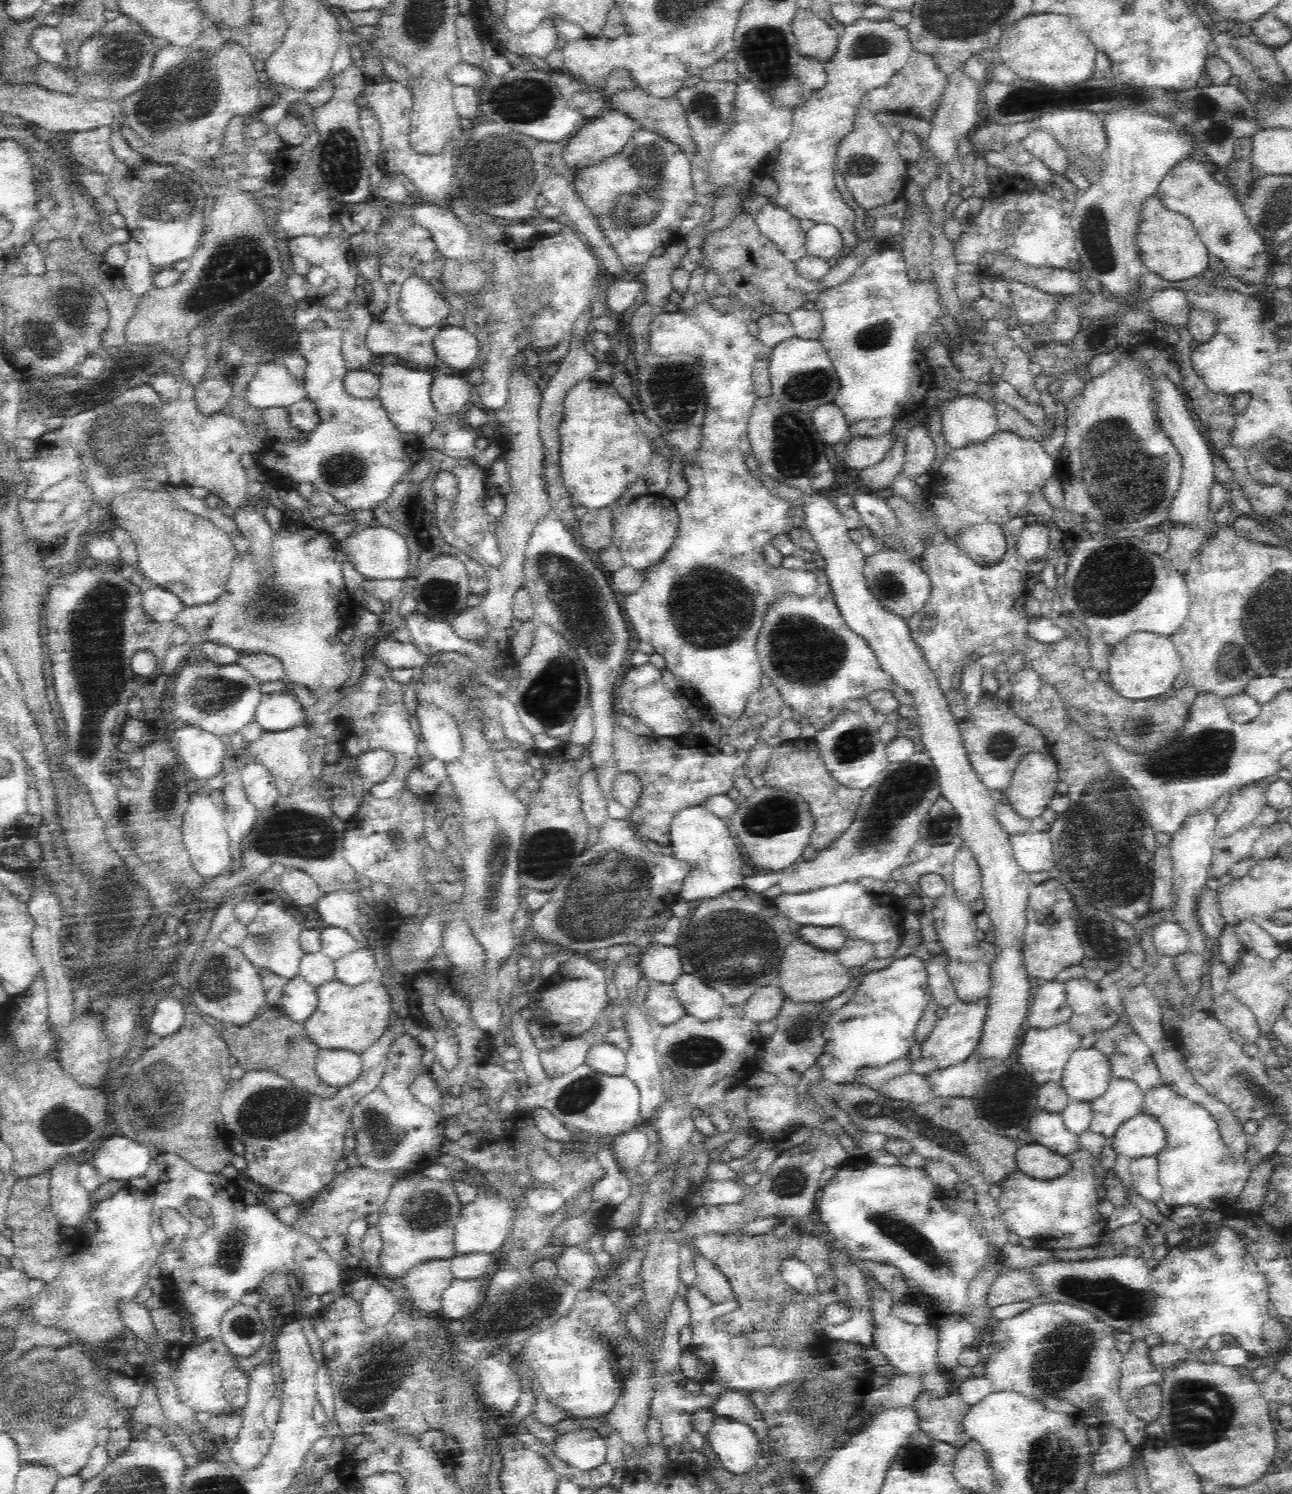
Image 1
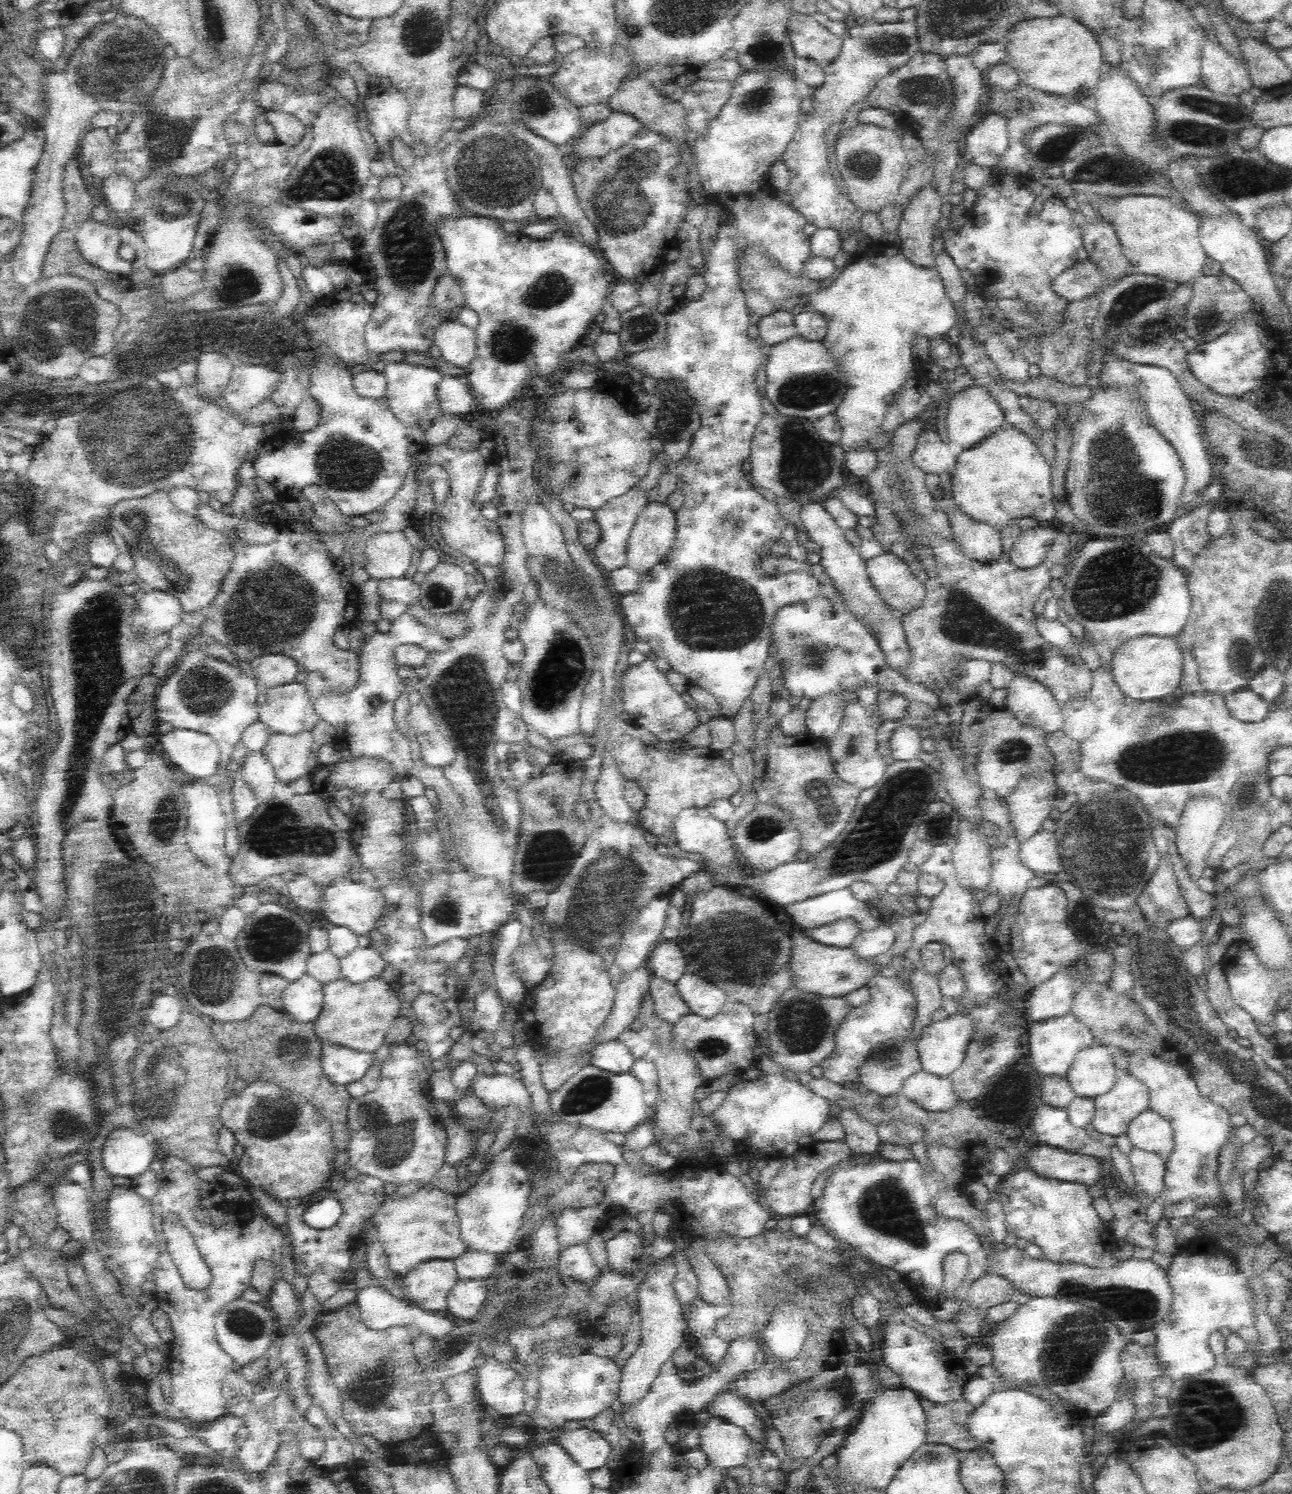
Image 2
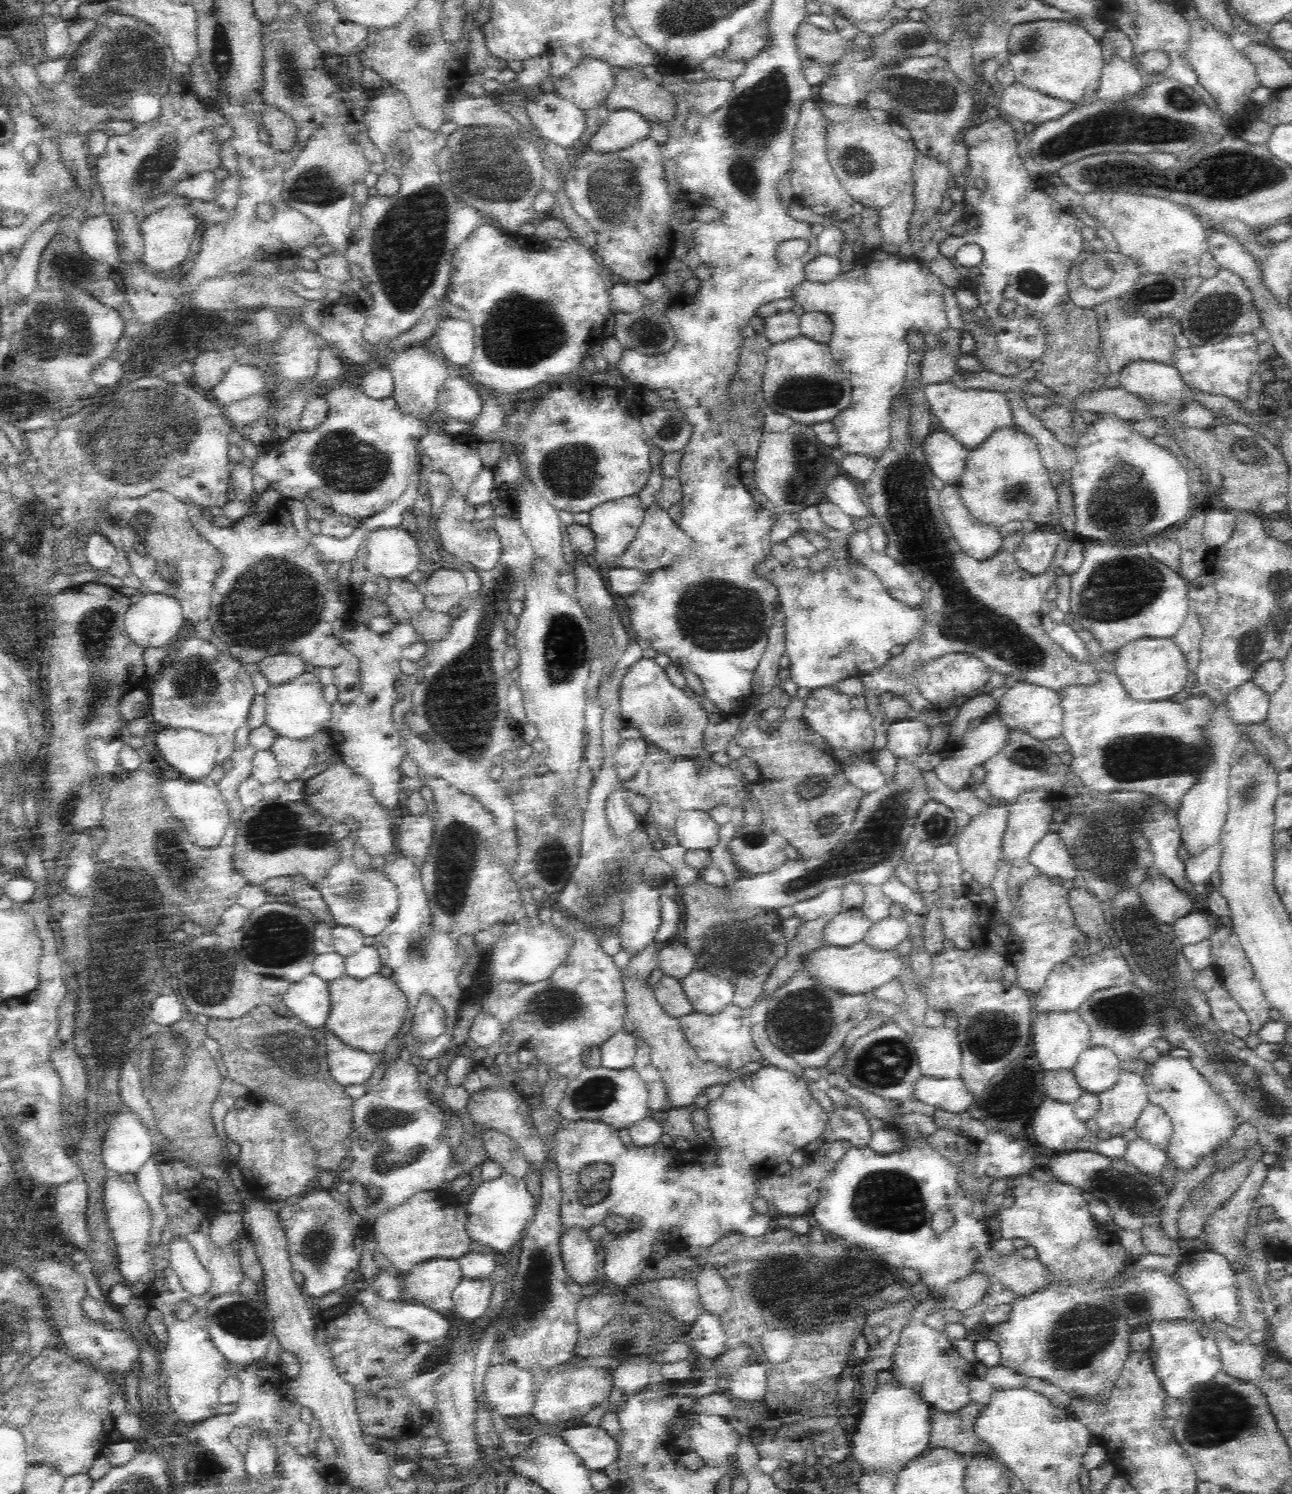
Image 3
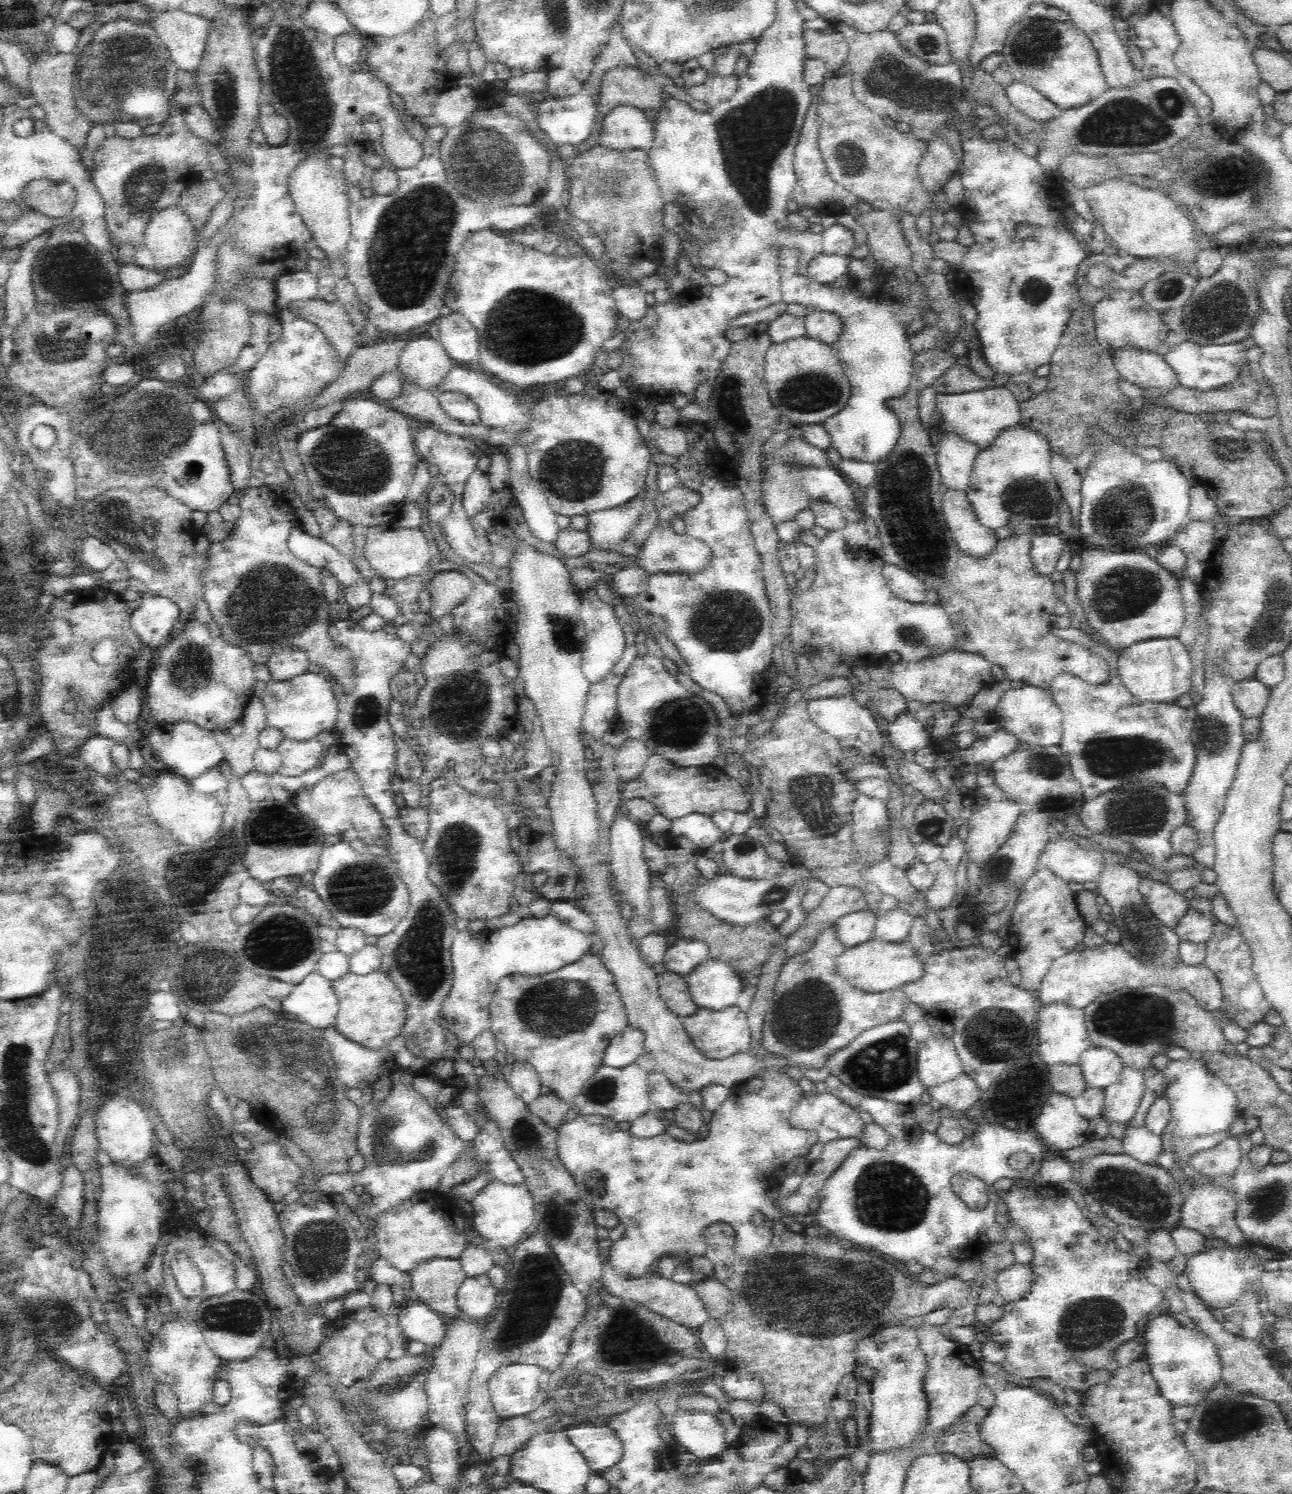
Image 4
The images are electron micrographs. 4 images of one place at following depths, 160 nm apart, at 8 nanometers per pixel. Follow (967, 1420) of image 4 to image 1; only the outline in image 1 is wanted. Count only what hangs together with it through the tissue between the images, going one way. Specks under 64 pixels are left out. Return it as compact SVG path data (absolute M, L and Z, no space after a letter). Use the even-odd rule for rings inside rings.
M958 1365L954 1370L946 1370L944 1377L948 1379L948 1394L944 1397L936 1398L929 1390L922 1389L916 1400L912 1404L912 1409L916 1411L919 1429L924 1431L930 1438L942 1440L942 1442L954 1446L957 1450L969 1442L970 1435L963 1431L962 1420L966 1416L970 1405L960 1399L960 1382L970 1378L970 1367Z

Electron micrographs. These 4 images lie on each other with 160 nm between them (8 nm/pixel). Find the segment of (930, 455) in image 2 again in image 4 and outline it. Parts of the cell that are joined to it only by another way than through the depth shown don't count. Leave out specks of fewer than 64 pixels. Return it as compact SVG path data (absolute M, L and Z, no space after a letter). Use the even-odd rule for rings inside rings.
M947 431L941 436L935 448L941 483L948 489L968 489L972 466L980 447L952 431Z

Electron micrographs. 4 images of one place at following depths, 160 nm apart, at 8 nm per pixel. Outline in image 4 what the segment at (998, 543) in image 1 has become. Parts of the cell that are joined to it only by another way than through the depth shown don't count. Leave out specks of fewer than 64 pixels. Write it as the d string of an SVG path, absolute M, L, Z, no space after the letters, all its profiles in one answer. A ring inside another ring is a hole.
M948 489L946 492L942 492L942 512L954 537L954 542L964 556L967 558L984 558L989 552L993 551L999 539L994 530L982 526L976 513L974 513L974 509L972 509L972 503L966 496L966 491Z

